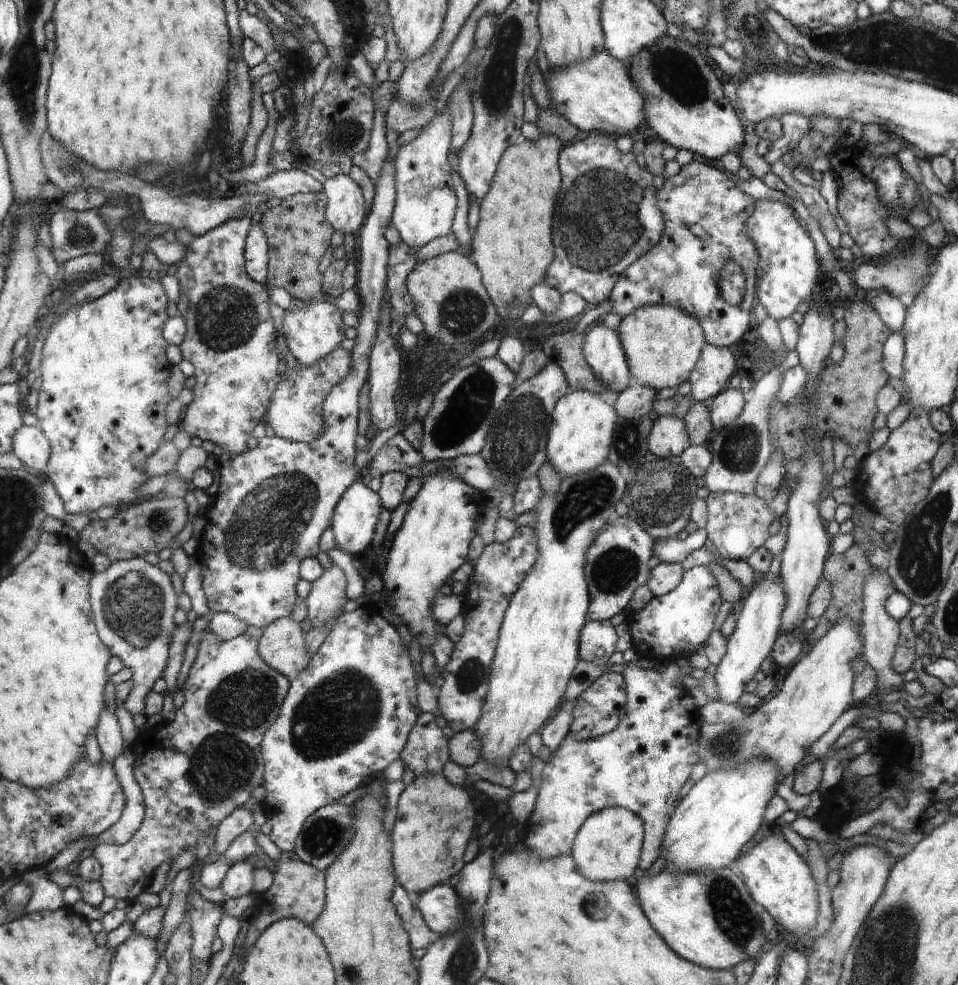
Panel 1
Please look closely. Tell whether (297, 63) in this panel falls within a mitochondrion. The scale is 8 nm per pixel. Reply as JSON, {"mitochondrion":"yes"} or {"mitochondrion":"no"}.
{"mitochondrion":"no"}

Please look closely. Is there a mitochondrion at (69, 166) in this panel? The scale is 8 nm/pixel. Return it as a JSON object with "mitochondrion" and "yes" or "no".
{"mitochondrion":"yes"}

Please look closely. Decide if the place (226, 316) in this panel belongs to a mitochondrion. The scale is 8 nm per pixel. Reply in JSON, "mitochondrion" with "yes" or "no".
{"mitochondrion":"yes"}

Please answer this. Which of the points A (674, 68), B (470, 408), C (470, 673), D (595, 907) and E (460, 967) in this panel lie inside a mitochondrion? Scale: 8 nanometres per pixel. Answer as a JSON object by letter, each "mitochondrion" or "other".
{"A":"mitochondrion","B":"mitochondrion","C":"mitochondrion","D":"mitochondrion","E":"mitochondrion"}

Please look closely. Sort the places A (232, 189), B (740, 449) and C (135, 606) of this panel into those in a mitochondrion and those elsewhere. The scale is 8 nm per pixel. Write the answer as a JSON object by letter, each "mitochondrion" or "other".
{"A":"other","B":"mitochondrion","C":"mitochondrion"}

